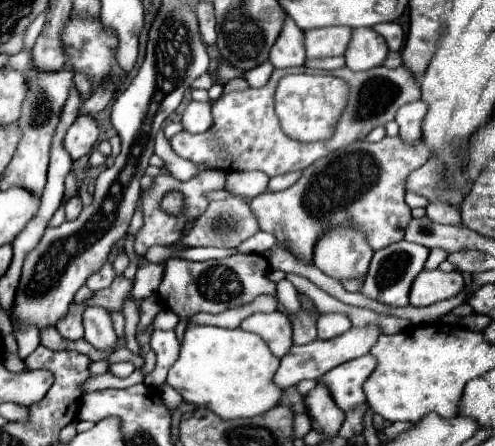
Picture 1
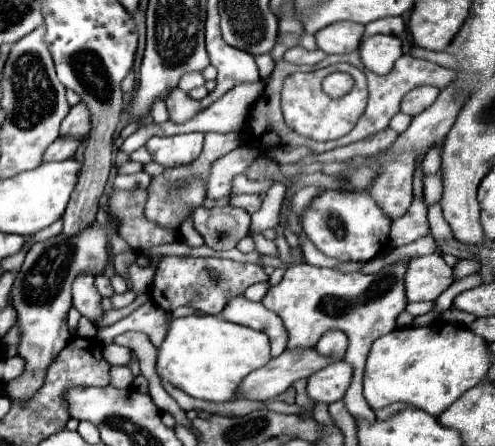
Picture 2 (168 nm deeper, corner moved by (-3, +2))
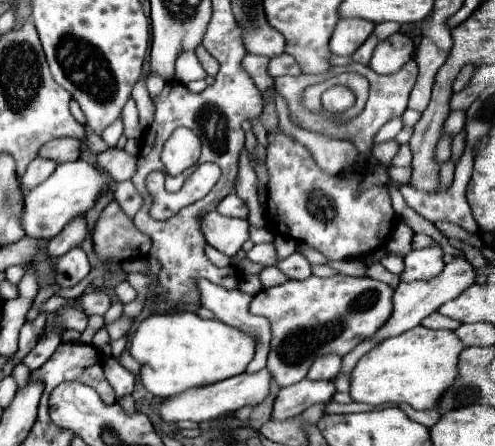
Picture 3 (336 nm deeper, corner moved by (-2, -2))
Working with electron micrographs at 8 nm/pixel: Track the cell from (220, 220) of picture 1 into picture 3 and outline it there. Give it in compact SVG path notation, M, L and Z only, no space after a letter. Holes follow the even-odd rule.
M210 211L202 217L202 233L208 245L232 257L248 241L248 221L224 217L218 211Z

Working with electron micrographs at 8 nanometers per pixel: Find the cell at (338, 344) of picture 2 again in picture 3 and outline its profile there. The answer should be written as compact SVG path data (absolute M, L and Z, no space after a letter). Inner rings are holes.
M324 355L324 357L314 361L314 365L310 367L306 377L312 379L312 381L320 381L320 379L330 381L330 379L334 379L338 375L340 365L342 365L342 357L340 355Z

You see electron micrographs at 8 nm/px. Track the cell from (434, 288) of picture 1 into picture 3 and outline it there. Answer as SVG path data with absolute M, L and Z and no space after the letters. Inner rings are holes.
M434 243L430 247L418 249L418 251L410 251L408 257L404 259L406 269L404 269L400 279L402 281L416 281L416 279L432 279L432 277L436 277L444 267L442 255L444 253L442 253L440 243Z

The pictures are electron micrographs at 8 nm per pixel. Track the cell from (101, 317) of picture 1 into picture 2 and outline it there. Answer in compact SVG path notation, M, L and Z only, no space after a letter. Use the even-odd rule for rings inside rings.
M77 277L73 283L73 307L95 325L105 315L105 309L101 307L101 295L93 285L93 277Z

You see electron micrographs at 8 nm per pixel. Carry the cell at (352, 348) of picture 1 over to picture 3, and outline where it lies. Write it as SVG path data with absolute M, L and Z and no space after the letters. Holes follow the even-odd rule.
M262 369L260 373L248 375L248 373L240 373L236 377L218 381L214 385L202 385L202 387L190 387L174 397L162 399L156 407L158 415L162 421L166 423L178 423L178 421L194 421L194 423L202 423L202 421L212 421L222 413L228 411L238 411L244 405L258 405L264 401L264 397L268 395L268 385L270 385L272 375L268 373L268 369Z

